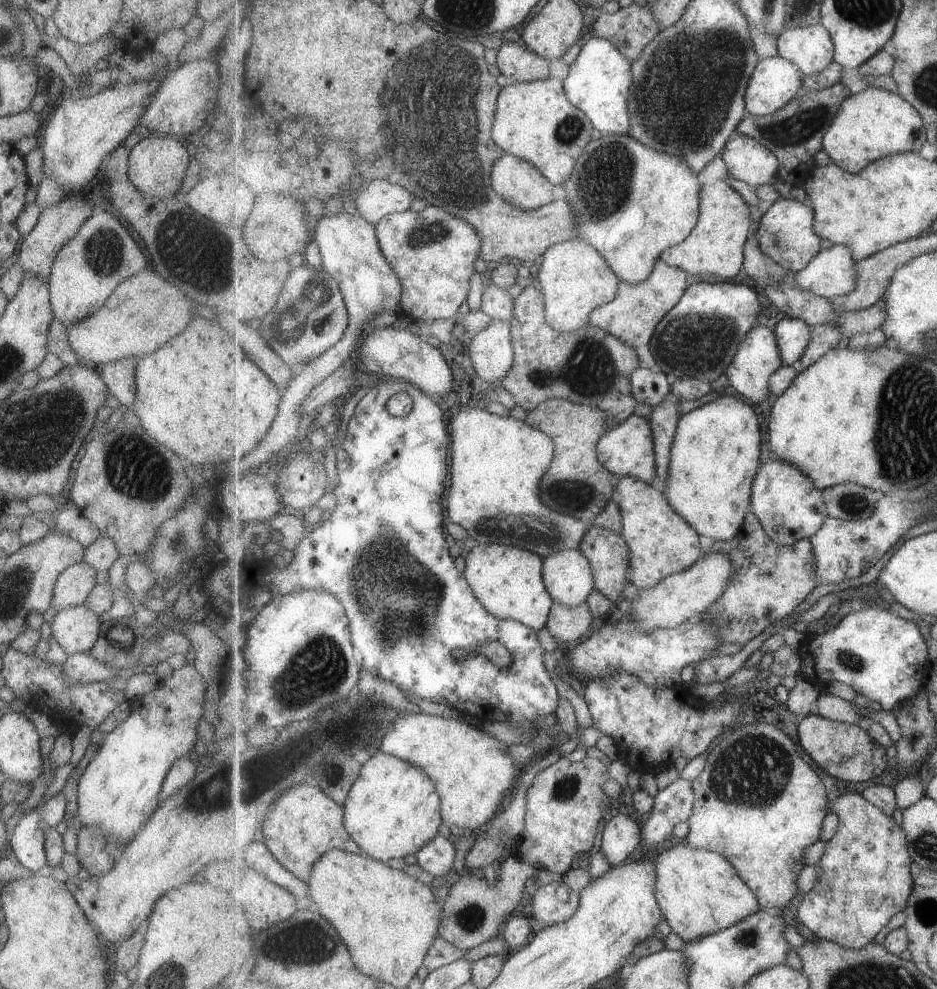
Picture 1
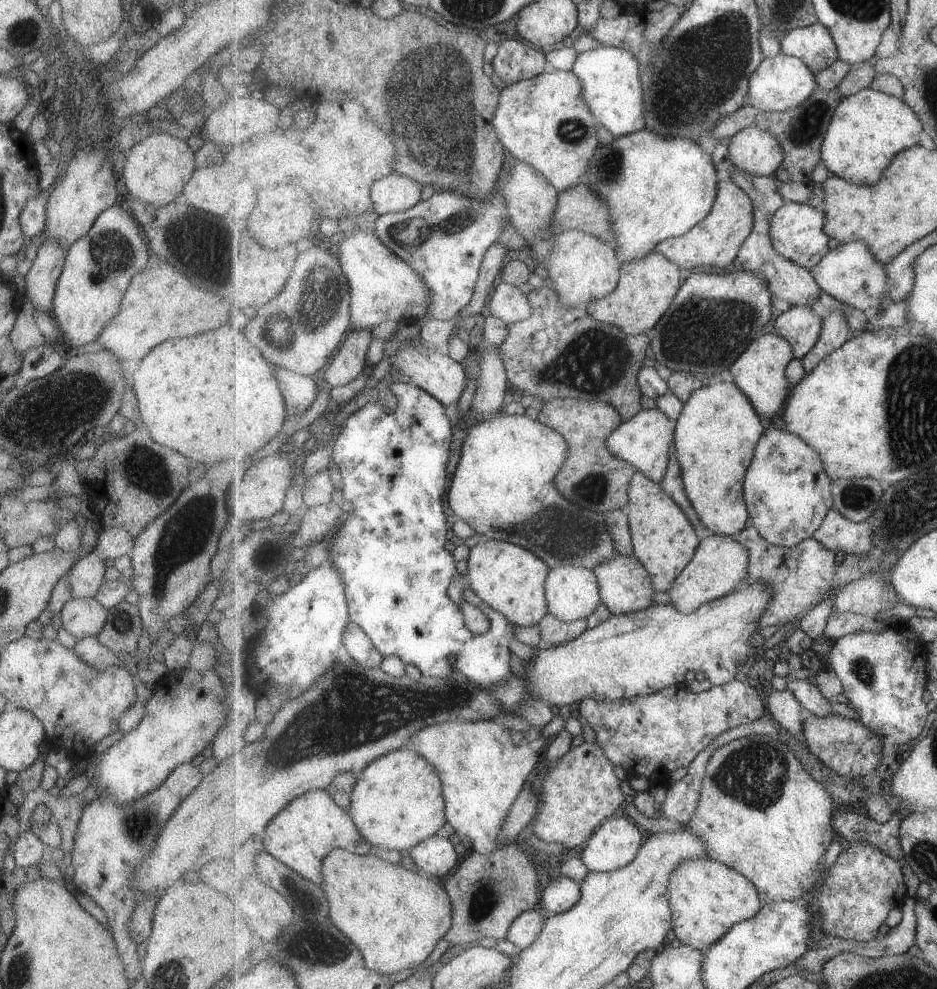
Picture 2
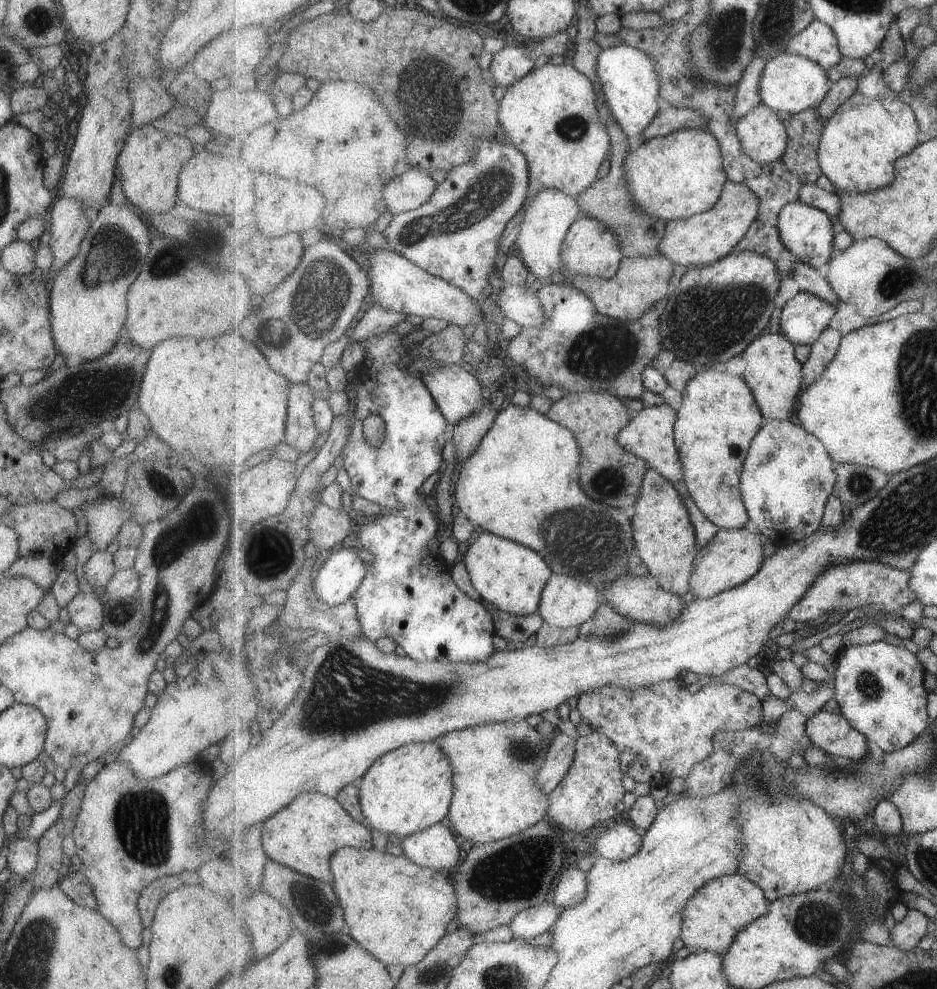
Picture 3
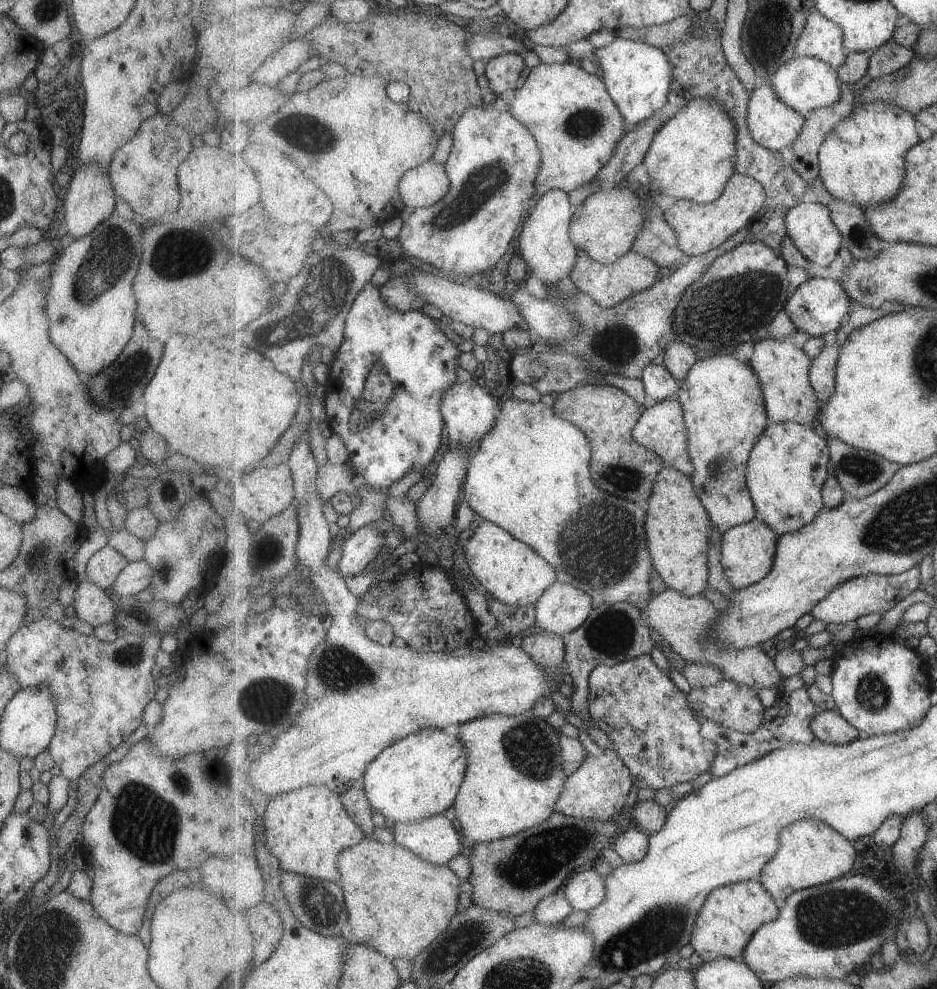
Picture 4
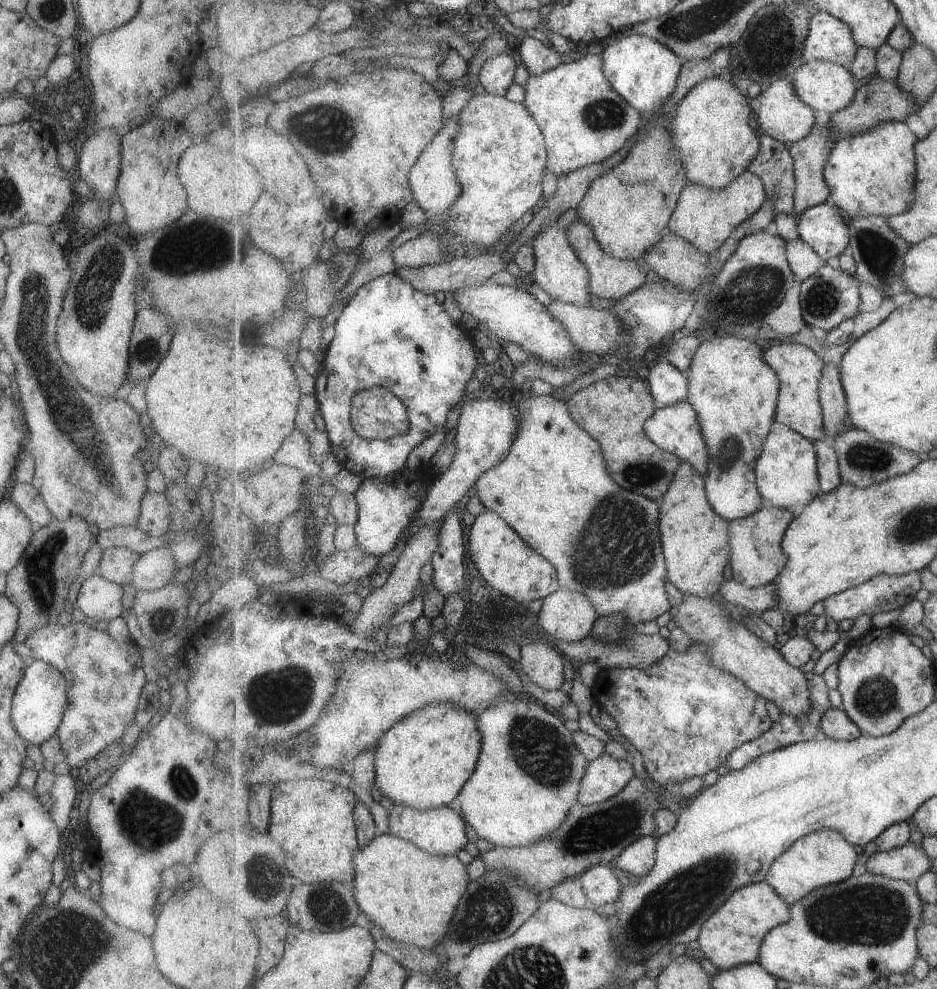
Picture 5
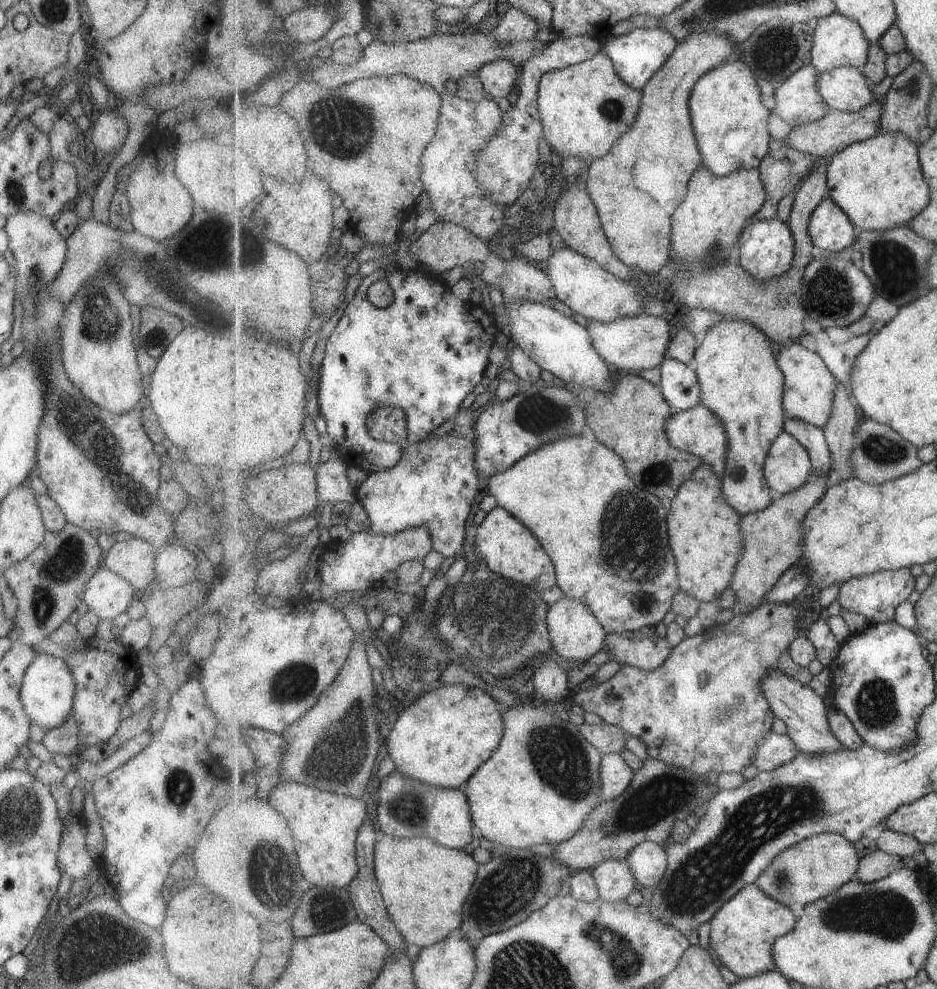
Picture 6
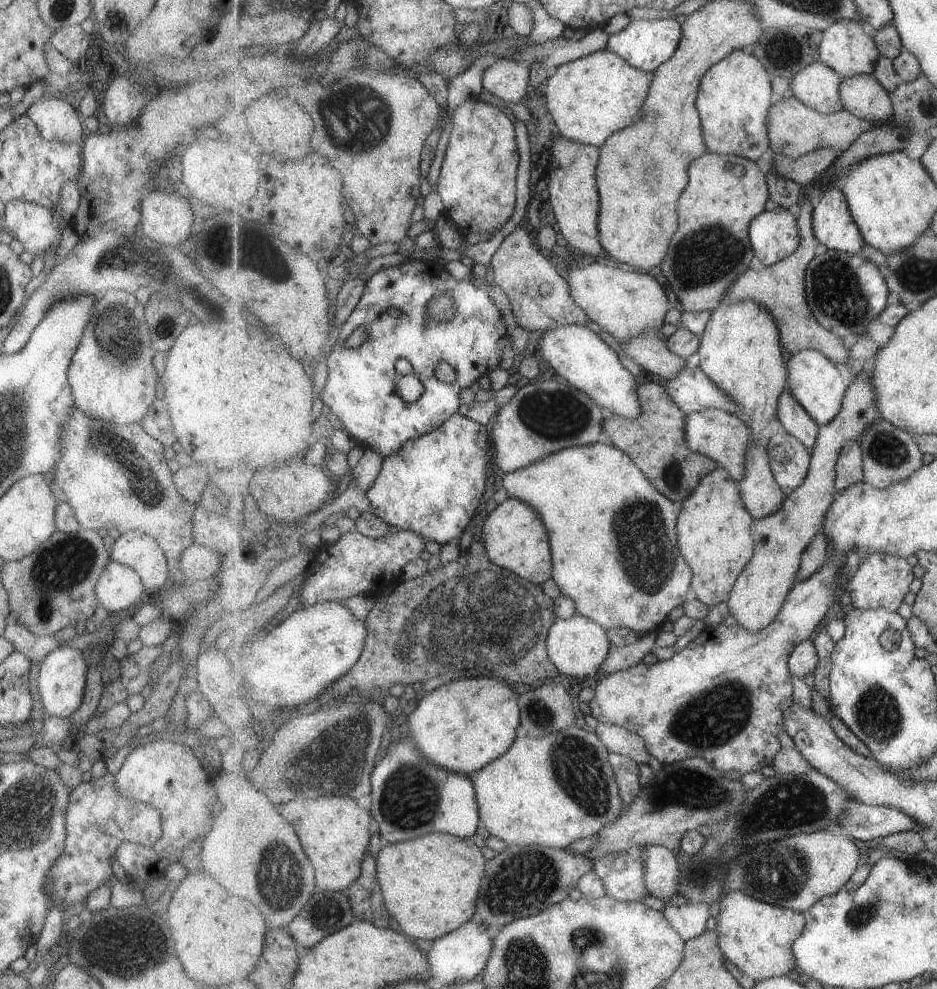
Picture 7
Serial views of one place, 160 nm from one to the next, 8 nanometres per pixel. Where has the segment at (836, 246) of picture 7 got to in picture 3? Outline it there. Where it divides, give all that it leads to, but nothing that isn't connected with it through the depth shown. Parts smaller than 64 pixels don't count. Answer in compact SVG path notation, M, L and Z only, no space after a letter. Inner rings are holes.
M801 201L787 204L779 214L778 228L783 244L801 262L824 270L833 259L833 222L829 214Z

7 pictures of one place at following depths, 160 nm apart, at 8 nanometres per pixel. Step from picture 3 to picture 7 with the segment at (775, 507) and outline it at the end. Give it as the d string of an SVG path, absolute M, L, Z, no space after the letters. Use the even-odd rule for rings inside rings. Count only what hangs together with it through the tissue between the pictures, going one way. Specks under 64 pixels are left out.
M777 433L768 444L770 463L777 482L783 488L796 489L810 472L812 453L795 435Z

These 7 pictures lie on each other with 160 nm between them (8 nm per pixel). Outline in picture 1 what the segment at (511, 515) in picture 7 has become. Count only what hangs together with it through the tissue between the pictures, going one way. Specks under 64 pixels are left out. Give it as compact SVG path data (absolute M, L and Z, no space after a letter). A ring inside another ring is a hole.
M480 543L464 554L464 573L476 597L487 610L500 619L515 619L536 631L546 627L554 606L554 598L543 576L544 559L528 548Z

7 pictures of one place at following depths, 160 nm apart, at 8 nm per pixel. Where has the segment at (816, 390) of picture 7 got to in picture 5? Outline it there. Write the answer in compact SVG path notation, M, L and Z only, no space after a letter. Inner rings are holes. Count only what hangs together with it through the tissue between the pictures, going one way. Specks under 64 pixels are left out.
M783 341L777 346L767 348L763 358L775 370L775 374L778 374L781 383L776 425L797 430L814 442L828 439L825 432L824 410L819 396L819 380L823 376L821 358L803 343L793 341Z

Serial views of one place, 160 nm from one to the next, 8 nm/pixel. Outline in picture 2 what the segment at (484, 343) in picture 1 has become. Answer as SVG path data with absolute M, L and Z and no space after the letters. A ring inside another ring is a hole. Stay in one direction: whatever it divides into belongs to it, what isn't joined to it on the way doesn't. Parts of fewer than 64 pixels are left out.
M498 345L485 350L485 360L480 370L477 391L473 394L467 414L475 422L491 420L501 413L510 381Z

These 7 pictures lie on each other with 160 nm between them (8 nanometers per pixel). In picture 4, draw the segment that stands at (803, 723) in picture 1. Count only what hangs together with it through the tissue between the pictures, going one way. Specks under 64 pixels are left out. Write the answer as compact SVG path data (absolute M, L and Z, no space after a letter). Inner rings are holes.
M838 710L818 713L811 722L811 730L818 740L837 746L851 744L862 736Z

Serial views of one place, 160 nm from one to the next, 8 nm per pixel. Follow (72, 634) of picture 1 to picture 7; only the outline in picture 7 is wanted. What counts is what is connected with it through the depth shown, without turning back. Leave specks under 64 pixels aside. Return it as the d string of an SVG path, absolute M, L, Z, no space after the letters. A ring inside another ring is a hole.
M113 560L105 564L103 572L99 574L93 586L93 592L95 592L97 604L103 606L109 614L137 604L147 594L139 576L131 568Z

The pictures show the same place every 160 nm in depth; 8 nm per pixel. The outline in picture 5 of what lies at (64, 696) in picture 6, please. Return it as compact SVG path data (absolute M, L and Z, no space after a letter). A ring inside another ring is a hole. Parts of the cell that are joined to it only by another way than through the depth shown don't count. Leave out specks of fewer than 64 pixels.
M41 660L27 661L22 678L17 684L11 702L11 726L25 744L41 745L56 735L67 706L66 684L55 666Z

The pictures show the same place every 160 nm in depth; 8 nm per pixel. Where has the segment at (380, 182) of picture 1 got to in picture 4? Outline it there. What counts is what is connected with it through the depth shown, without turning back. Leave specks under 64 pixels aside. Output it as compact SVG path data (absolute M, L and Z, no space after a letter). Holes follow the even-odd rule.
M433 159L410 169L399 182L400 196L407 207L423 209L443 201L450 192L451 180L446 162L436 164Z

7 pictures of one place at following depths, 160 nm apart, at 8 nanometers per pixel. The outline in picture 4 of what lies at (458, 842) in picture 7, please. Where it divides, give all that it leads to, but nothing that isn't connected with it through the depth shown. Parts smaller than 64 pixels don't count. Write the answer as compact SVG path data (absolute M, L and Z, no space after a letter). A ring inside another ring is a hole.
M367 837L361 844L343 850L338 866L348 914L351 914L351 926L348 929L351 928L363 945L385 954L391 960L403 958L413 962L443 935L458 914L459 894L464 884L461 878L449 866L427 862L395 840L383 844Z

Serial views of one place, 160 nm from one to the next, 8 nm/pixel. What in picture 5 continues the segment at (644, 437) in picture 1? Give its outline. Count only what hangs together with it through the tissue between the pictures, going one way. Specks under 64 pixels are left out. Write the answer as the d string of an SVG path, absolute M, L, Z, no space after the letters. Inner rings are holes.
M688 401L677 402L677 404L672 406L659 408L647 420L645 432L659 447L675 454L683 463L689 462L699 474L703 476L707 474L709 450L707 450L707 444L705 444L705 436L701 432L701 424L699 424L697 412Z

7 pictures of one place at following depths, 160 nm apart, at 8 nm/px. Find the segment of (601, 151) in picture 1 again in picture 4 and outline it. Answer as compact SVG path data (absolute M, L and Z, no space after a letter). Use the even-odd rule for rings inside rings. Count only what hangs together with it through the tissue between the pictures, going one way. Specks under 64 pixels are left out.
M695 97L683 110L679 110L667 124L657 132L649 148L645 164L650 174L651 194L690 199L695 203L711 203L720 198L736 172L738 164L738 128L732 116L717 99Z

